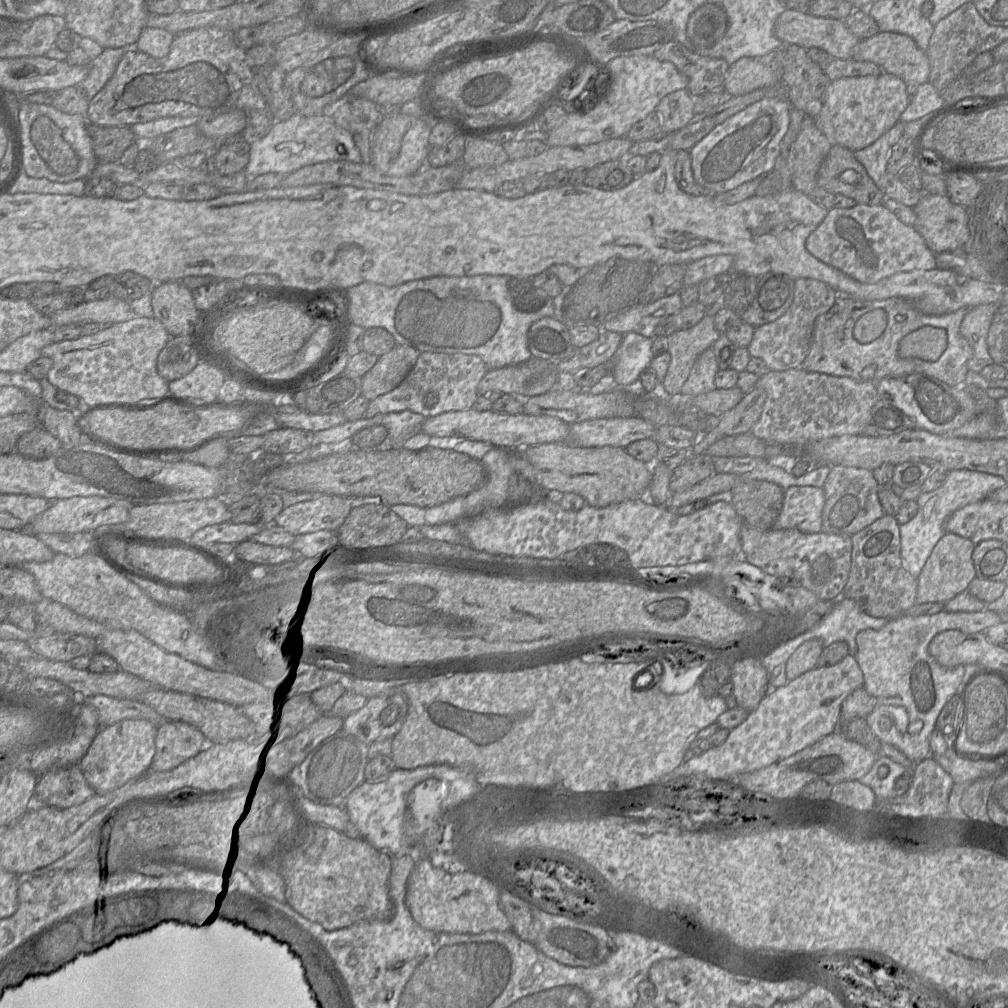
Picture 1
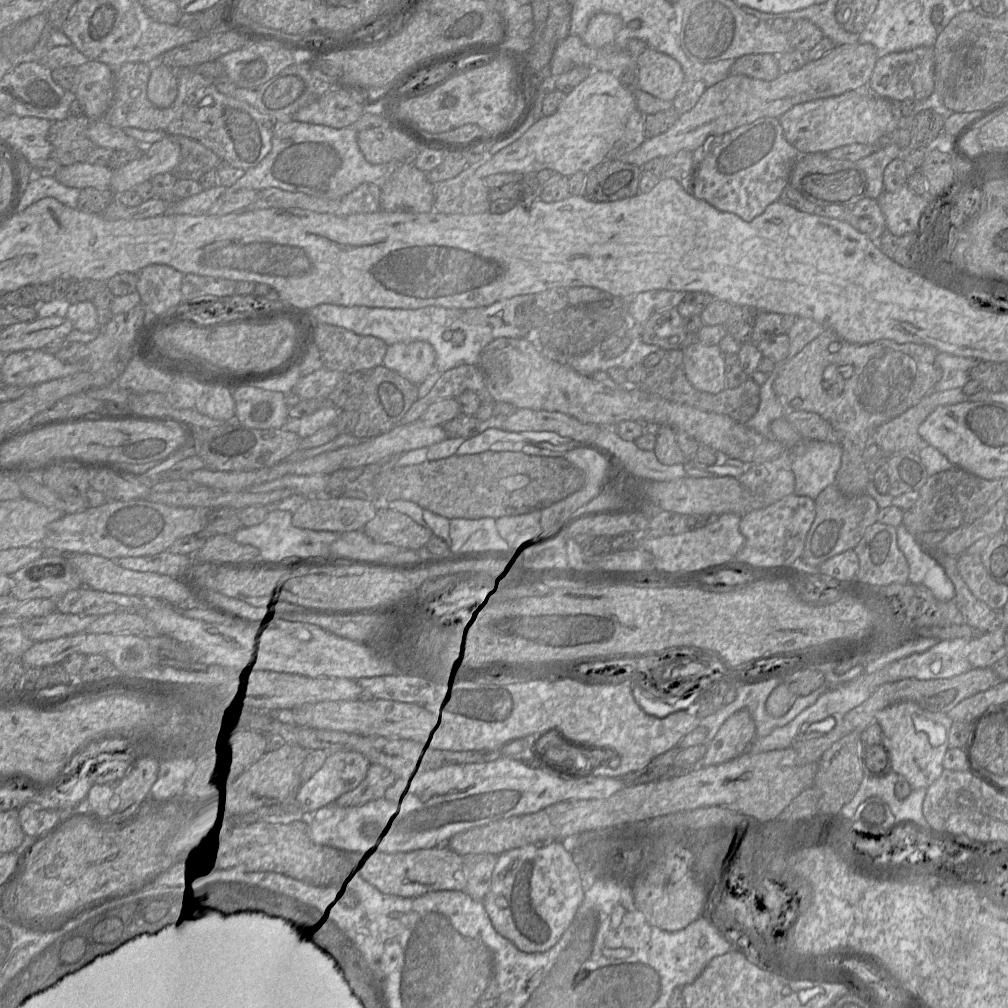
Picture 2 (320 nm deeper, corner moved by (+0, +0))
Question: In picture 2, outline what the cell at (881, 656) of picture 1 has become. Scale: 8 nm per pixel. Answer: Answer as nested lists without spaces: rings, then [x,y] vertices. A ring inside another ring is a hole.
[[[902,701],[875,714],[883,732],[883,742],[891,758],[891,769],[909,783],[911,790],[928,788],[942,774],[943,759],[949,749],[948,736],[953,721],[947,713],[930,712],[914,702]]]

